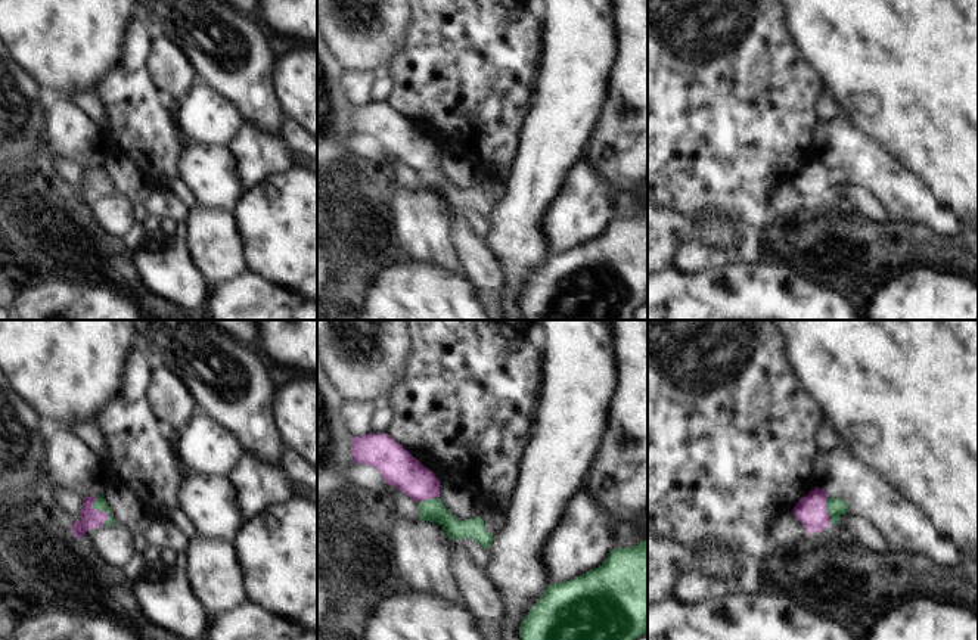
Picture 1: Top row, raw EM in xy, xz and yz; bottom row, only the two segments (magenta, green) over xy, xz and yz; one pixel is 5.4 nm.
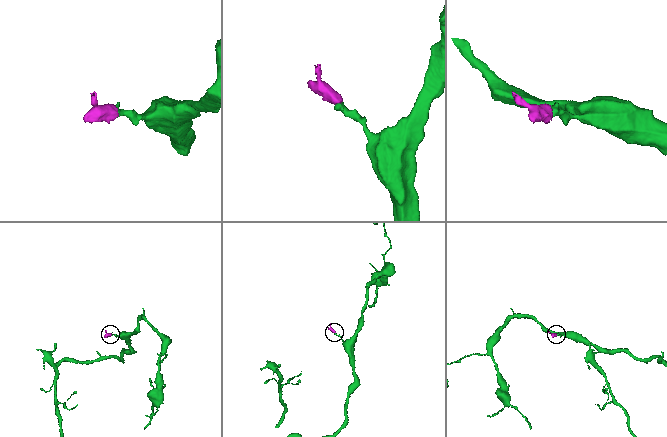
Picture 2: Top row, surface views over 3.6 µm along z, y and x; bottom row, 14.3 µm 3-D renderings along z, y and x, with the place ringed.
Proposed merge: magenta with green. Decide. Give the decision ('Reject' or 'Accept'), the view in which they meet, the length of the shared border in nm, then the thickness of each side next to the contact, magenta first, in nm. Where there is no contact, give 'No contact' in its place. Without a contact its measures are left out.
Accept. Touches magenta in xy. Shared border 180 nm. Thickness 110 nm (magenta) against 60 nm

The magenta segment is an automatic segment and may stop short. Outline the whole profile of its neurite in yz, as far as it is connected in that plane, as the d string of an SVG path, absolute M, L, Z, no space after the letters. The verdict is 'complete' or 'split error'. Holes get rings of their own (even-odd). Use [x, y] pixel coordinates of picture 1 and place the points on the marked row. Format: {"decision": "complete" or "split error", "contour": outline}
{"decision": "split error", "contour": "M819 487L801 497L792 510L808 535L823 531L830 525L836 525L839 516L847 512L848 507L842 498L828 498L826 491Z"}

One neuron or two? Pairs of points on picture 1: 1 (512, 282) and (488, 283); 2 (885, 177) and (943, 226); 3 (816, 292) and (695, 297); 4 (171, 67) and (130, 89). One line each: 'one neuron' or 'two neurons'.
1: two neurons
2: one neuron
3: one neuron
4: two neurons

